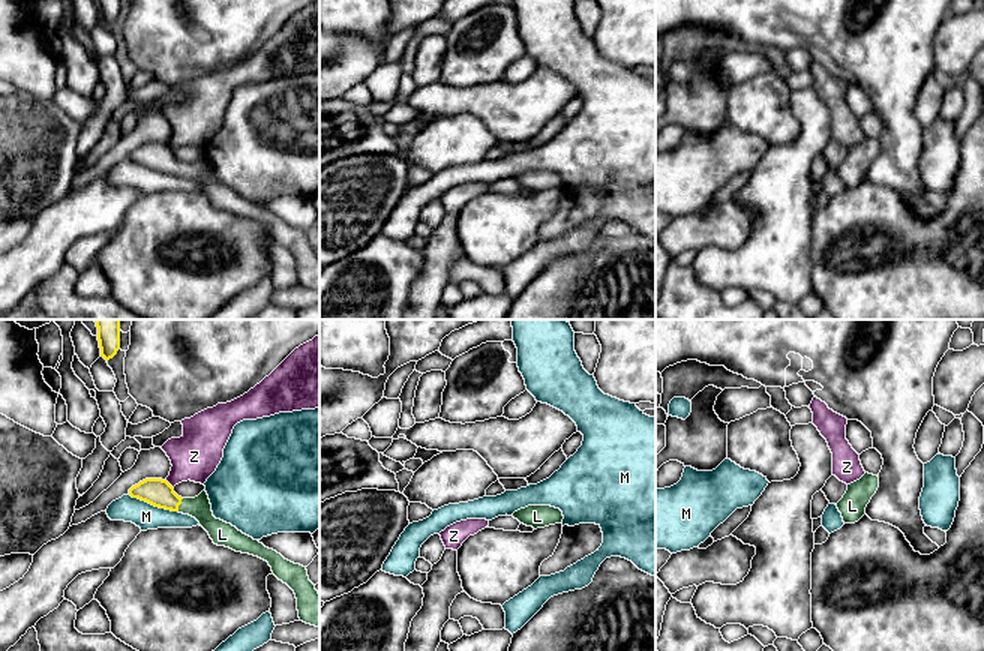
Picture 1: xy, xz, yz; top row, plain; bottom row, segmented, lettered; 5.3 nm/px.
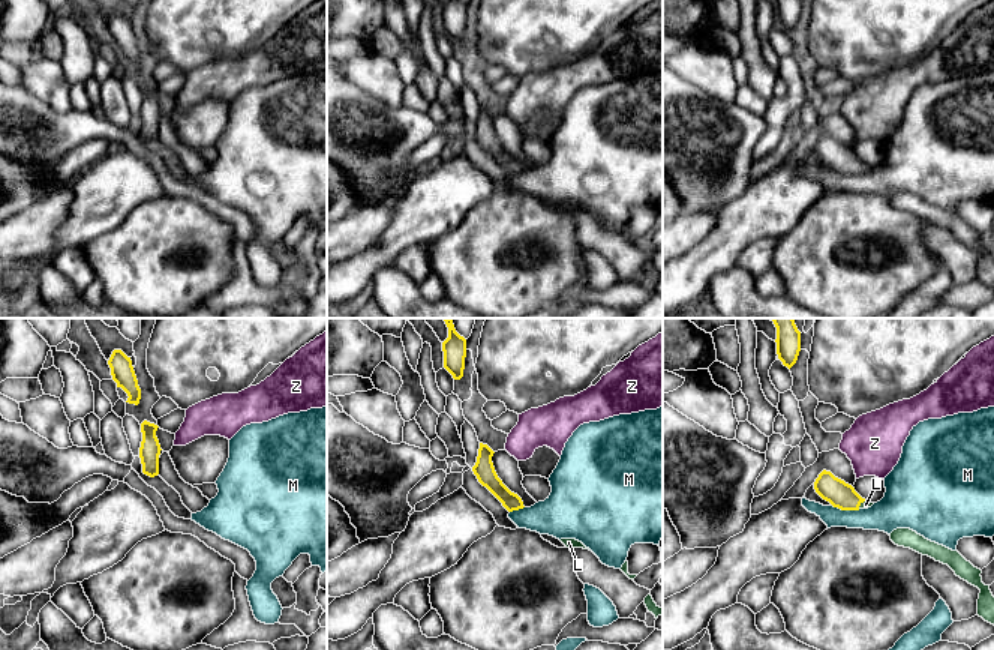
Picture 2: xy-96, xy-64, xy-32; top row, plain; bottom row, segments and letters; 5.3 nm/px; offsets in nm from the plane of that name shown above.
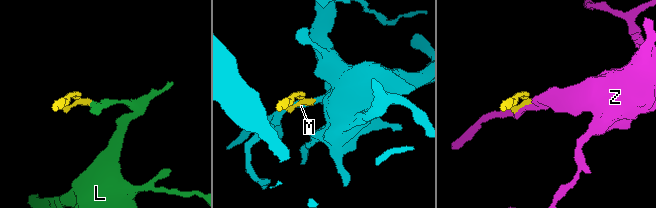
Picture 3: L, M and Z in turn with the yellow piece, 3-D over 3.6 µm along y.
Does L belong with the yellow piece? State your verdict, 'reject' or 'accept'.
accept

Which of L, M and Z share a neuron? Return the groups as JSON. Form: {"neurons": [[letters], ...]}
{"neurons": [["L"], ["M"], ["Z"]]}

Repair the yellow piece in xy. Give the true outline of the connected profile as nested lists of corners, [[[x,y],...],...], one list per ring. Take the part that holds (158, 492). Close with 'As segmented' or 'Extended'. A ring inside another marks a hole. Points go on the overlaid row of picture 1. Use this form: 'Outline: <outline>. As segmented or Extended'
Outline: [[[146,478],[132,486],[129,495],[159,508],[189,514],[208,532],[214,544],[267,561],[273,574],[294,591],[300,621],[320,627],[320,592],[309,580],[306,567],[285,560],[231,524],[216,519],[206,489],[195,498],[182,498],[166,480]]]. Extended

